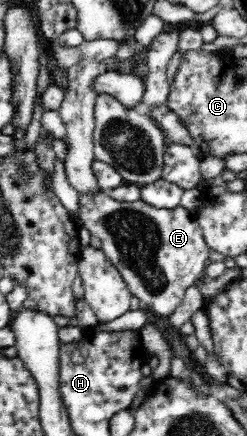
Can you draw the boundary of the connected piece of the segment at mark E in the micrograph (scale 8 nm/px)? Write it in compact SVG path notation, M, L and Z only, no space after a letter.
M102 190L96 191L96 194L80 194L79 220L82 227L100 239L102 252L119 271L133 296L139 298L143 309L149 308L163 318L169 317L178 308L186 289L194 286L197 278L205 274L210 248L201 233L195 213L188 212L182 206L168 210L155 208L142 200L119 202Z

